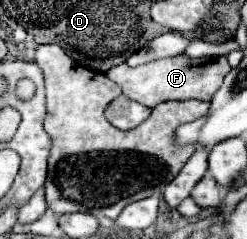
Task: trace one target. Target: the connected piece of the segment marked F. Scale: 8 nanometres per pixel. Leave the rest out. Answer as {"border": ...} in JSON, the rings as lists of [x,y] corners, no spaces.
{"border":[[[175,55],[175,57],[163,57],[139,67],[129,67],[125,63],[113,67],[105,75],[111,77],[113,83],[117,83],[125,97],[143,103],[145,107],[155,107],[163,101],[185,101],[185,99],[199,99],[209,101],[217,87],[221,87],[223,77],[231,71],[231,65],[225,55],[219,57],[187,57],[187,55]]]}

